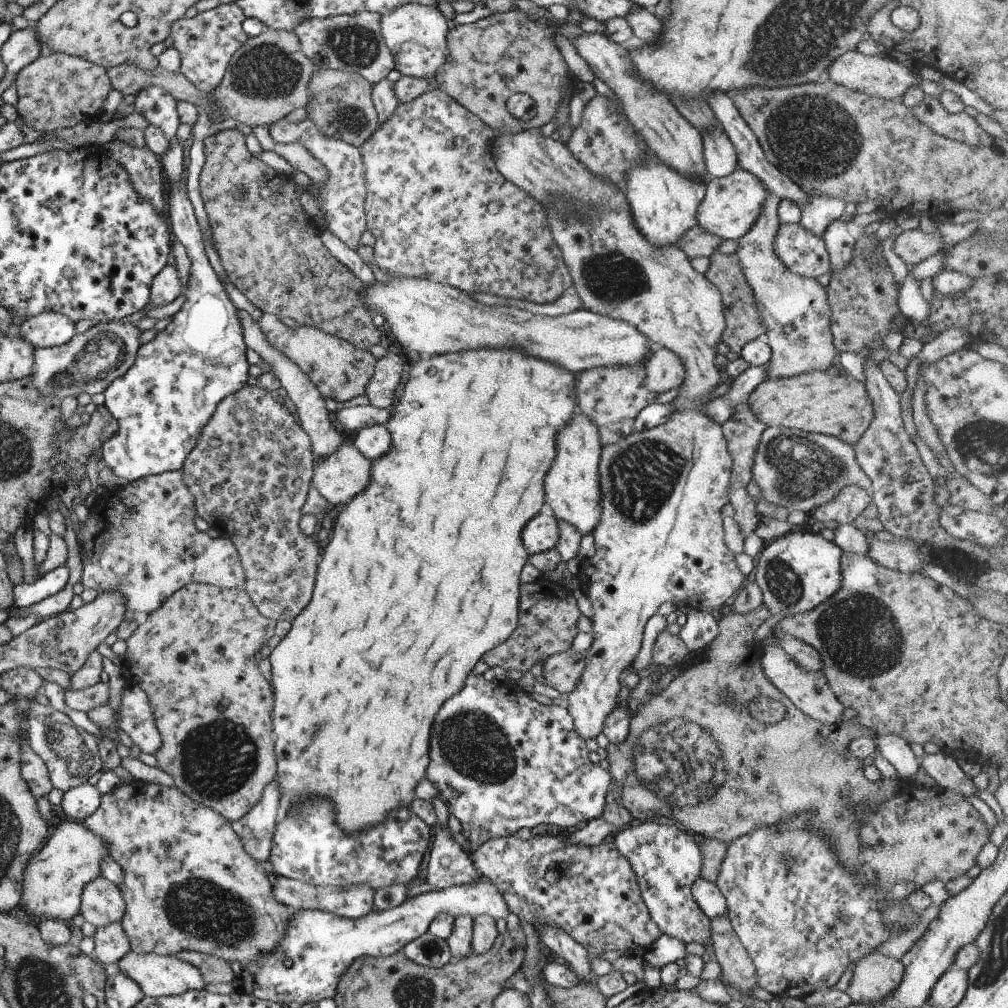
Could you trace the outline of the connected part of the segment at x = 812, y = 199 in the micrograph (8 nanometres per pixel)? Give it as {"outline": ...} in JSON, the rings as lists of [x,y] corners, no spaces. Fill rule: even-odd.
{"outline":[[[807,196],[805,206],[801,206],[798,223],[821,237],[831,222],[842,217],[845,204],[837,196]]]}

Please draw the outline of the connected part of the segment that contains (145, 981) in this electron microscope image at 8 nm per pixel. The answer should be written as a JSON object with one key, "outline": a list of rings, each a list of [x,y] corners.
{"outline":[[[128,950],[115,962],[114,966],[116,967],[116,972],[121,972],[129,980],[133,980],[145,997],[167,998],[167,996],[177,996],[184,992],[201,990],[206,985],[203,984],[201,974],[197,972],[197,968],[177,960],[175,955],[137,954],[137,952]]]}

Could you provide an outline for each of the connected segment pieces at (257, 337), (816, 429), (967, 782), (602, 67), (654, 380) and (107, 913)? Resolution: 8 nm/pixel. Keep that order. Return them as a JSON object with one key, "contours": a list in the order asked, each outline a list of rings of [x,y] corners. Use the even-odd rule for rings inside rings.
{"contours":[[[[235,308],[235,314],[237,314],[237,318],[239,318],[239,324],[241,324],[241,330],[244,334],[243,344],[245,344],[246,348],[253,350],[263,363],[270,366],[269,372],[279,381],[280,388],[285,390],[287,403],[293,410],[298,424],[305,431],[305,434],[309,435],[312,452],[314,454],[314,462],[319,462],[319,460],[325,458],[325,456],[331,456],[331,454],[341,446],[343,438],[341,438],[340,433],[331,425],[324,399],[319,394],[317,387],[309,380],[306,374],[301,372],[301,368],[299,368],[295,362],[291,362],[291,359],[285,356],[285,354],[281,354],[279,350],[273,348],[273,346],[265,340],[265,336],[263,336],[259,324],[253,321],[249,314],[237,308]]],[[[810,372],[760,382],[747,398],[747,406],[753,416],[766,427],[785,427],[808,433],[839,438],[841,442],[853,446],[858,437],[873,420],[874,412],[864,383],[851,374],[839,372]]],[[[927,754],[919,757],[919,766],[943,789],[960,794],[962,797],[976,796],[977,788],[971,777],[967,778],[958,762],[947,755]]],[[[584,33],[570,41],[577,54],[587,62],[595,77],[599,78],[623,102],[623,110],[627,120],[633,124],[637,134],[645,140],[647,148],[667,168],[673,168],[681,176],[691,176],[693,180],[709,181],[708,172],[704,168],[703,150],[699,131],[691,126],[661,94],[653,92],[647,84],[643,84],[637,74],[633,74],[631,58],[618,43],[611,42],[605,35]]],[[[667,348],[653,350],[644,364],[644,386],[655,395],[677,388],[685,378],[685,366],[681,358]]],[[[100,874],[82,888],[78,913],[93,926],[120,922],[123,912],[124,900],[120,890]]]]}

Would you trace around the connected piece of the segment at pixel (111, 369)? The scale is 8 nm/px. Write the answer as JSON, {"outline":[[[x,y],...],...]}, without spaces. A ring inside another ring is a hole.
{"outline":[[[109,321],[93,325],[61,346],[37,348],[35,356],[31,352],[33,362],[29,377],[41,396],[57,396],[59,401],[65,396],[79,396],[81,392],[102,393],[133,364],[141,346],[140,334],[141,331],[130,322]]]}

